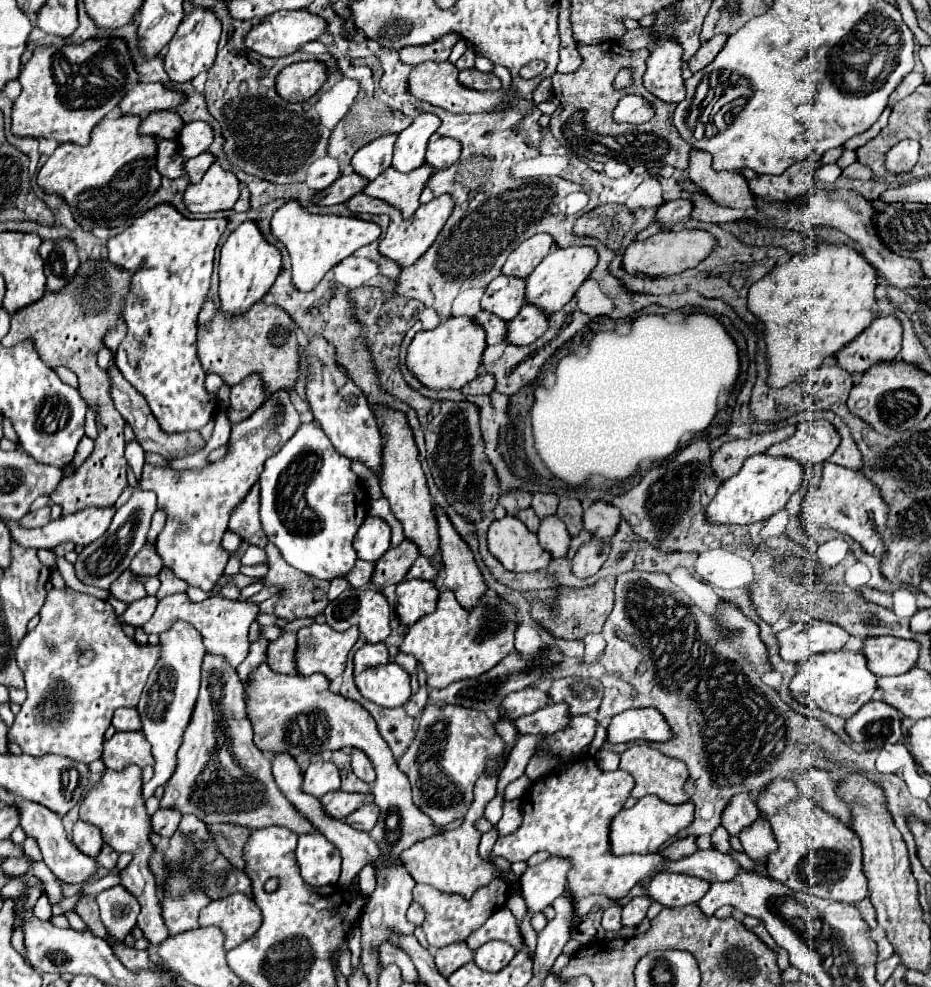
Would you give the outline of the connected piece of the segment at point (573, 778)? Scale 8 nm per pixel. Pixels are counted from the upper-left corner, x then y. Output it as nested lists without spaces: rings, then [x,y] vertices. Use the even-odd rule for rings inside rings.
[[[592,756],[566,762],[564,770],[552,772],[532,782],[532,786],[524,792],[524,820],[516,832],[496,840],[492,856],[504,856],[510,862],[528,860],[540,850],[548,850],[556,856],[568,856],[574,866],[570,870],[568,890],[574,898],[602,894],[612,900],[620,900],[640,880],[650,878],[656,872],[684,872],[708,882],[726,882],[736,876],[740,868],[738,862],[714,848],[698,850],[680,860],[668,860],[658,852],[646,856],[612,856],[612,846],[608,844],[610,820],[622,810],[622,804],[630,796],[632,786],[634,778],[628,772],[602,772]]]

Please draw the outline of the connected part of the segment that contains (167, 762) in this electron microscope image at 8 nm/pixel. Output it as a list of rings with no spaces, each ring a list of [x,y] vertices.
[[[176,622],[168,632],[160,634],[162,656],[148,676],[144,692],[138,702],[138,714],[142,720],[142,732],[152,746],[154,754],[154,778],[142,786],[142,796],[150,798],[154,790],[166,784],[176,770],[176,752],[180,748],[184,728],[192,720],[192,708],[198,700],[200,690],[200,668],[206,654],[202,636],[184,622]]]

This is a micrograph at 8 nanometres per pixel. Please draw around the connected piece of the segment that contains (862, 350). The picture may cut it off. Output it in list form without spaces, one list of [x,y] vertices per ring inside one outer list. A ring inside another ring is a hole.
[[[892,314],[878,316],[856,340],[846,344],[836,354],[836,358],[838,364],[850,374],[864,372],[882,360],[898,358],[900,342],[902,342],[902,322]]]

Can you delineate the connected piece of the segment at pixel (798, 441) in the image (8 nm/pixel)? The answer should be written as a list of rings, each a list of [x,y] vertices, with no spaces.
[[[812,420],[798,424],[796,432],[772,448],[766,450],[770,456],[788,456],[808,466],[826,462],[840,444],[840,434],[828,420]]]

